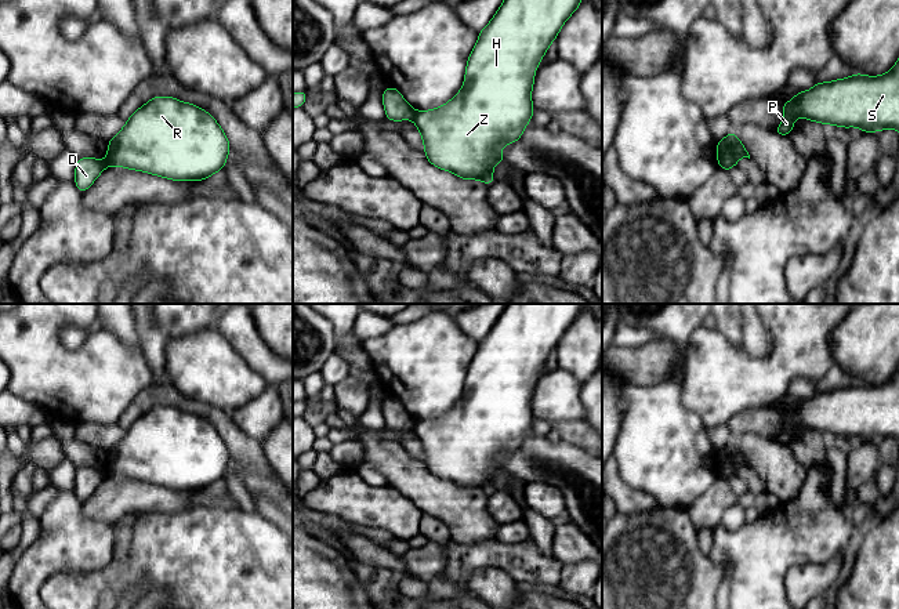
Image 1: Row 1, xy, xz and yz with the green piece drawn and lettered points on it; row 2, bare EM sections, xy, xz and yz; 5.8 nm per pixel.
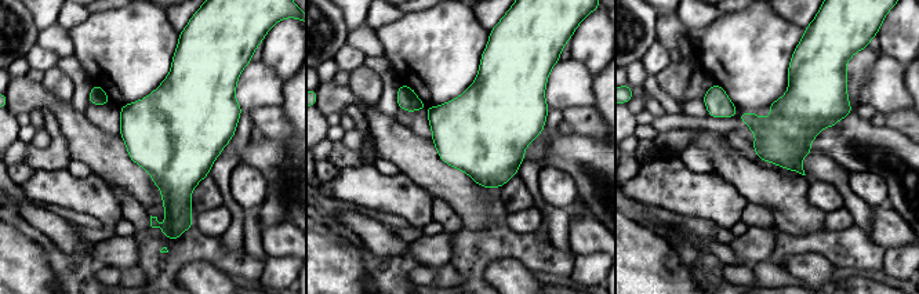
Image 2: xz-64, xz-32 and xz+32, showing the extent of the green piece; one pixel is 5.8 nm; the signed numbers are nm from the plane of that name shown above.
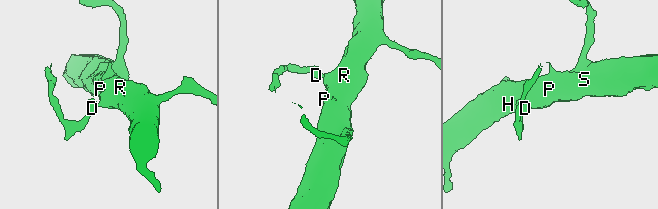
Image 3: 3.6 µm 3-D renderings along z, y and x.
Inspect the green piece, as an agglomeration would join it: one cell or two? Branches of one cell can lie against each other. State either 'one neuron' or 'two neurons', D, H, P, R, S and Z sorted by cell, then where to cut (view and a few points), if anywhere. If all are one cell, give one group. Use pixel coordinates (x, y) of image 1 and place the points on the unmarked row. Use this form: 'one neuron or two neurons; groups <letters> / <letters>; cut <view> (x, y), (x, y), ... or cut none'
two neurons; groups D / H P R S Z; cut xz (416, 420), (412, 427)

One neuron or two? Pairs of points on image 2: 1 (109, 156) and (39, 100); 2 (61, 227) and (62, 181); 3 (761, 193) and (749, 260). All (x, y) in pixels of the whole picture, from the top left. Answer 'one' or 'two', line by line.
1: one
2: two
3: two

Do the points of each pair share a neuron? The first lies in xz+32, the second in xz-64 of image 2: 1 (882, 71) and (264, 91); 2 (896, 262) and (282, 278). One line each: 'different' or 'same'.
1: same
2: same

